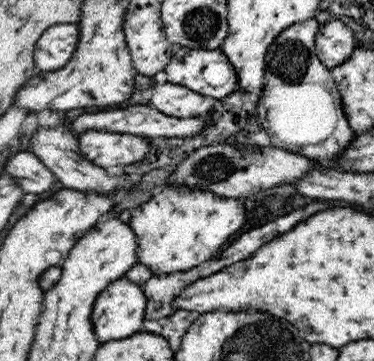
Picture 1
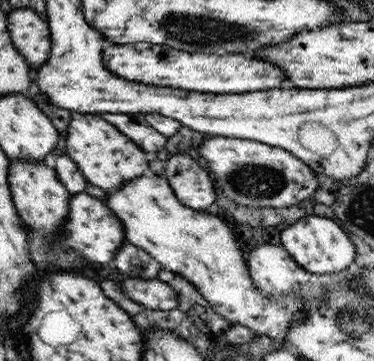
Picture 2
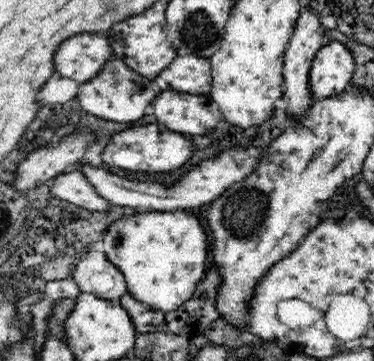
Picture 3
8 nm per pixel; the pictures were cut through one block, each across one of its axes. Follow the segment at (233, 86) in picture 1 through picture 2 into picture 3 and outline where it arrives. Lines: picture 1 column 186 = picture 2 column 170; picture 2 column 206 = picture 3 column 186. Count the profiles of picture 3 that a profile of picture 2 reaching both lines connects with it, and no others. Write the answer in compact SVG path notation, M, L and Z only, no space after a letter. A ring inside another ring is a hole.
M178 56L158 78L156 84L162 88L162 92L190 92L194 94L210 94L214 86L212 76L212 64L210 58L200 56Z

